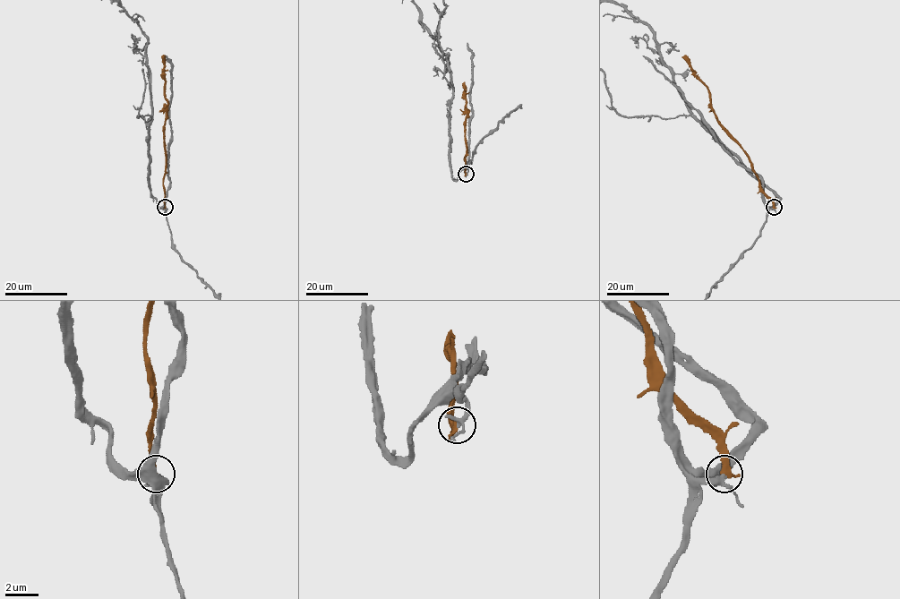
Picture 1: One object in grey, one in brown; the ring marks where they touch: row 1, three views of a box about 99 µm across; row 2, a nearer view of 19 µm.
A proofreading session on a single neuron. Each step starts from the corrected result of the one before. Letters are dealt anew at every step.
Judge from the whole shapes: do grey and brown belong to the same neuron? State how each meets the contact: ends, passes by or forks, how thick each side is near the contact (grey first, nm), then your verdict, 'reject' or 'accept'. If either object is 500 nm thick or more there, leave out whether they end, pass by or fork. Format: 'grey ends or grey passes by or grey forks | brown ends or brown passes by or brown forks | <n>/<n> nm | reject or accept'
grey passes by | brown ends | 260/320 nm | accept

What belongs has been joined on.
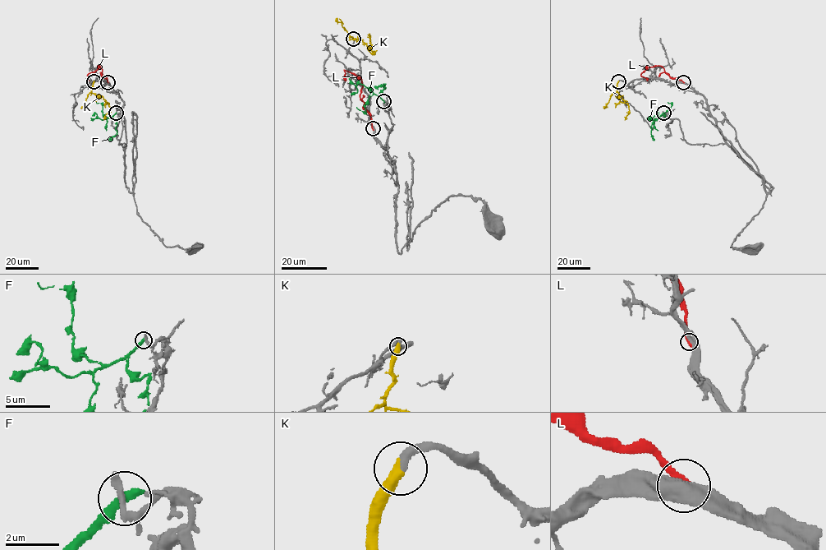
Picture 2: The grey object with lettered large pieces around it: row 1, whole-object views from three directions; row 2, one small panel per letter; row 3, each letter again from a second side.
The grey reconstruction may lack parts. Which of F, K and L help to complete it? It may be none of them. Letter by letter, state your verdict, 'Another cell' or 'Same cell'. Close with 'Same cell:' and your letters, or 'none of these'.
F: Another cell
K: Same cell
L: Another cell
Same cell: K

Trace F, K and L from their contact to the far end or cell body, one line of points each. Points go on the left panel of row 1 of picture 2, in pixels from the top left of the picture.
F: (116, 113), (108, 117), (103, 115), (101, 103), (96, 102)
K: (94, 81), (91, 92), (103, 97), (109, 108), (104, 119)
L: (107, 82), (99, 66), (87, 75), (89, 80)

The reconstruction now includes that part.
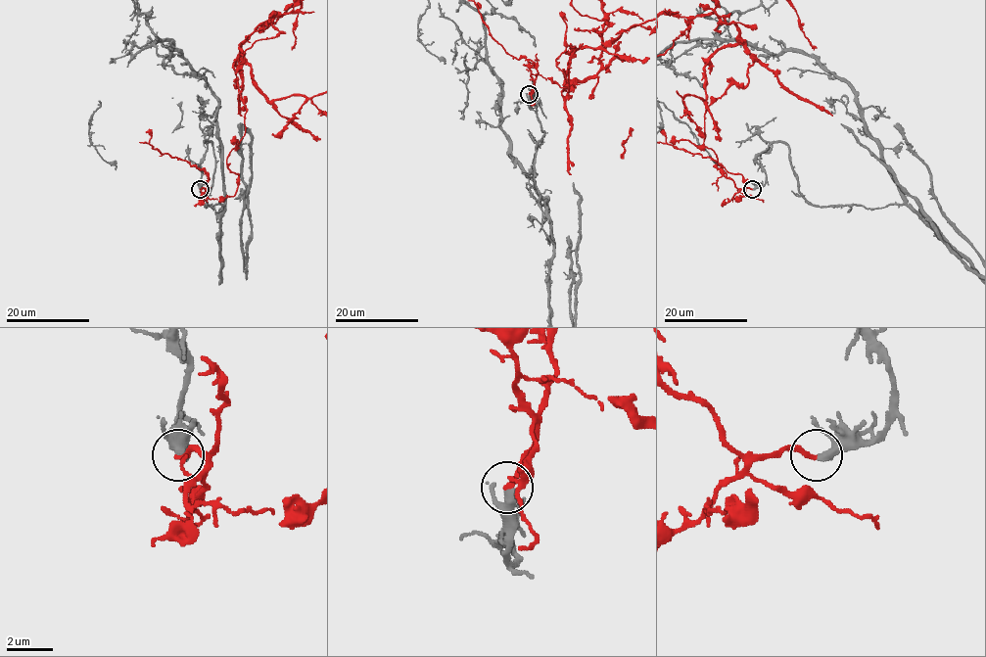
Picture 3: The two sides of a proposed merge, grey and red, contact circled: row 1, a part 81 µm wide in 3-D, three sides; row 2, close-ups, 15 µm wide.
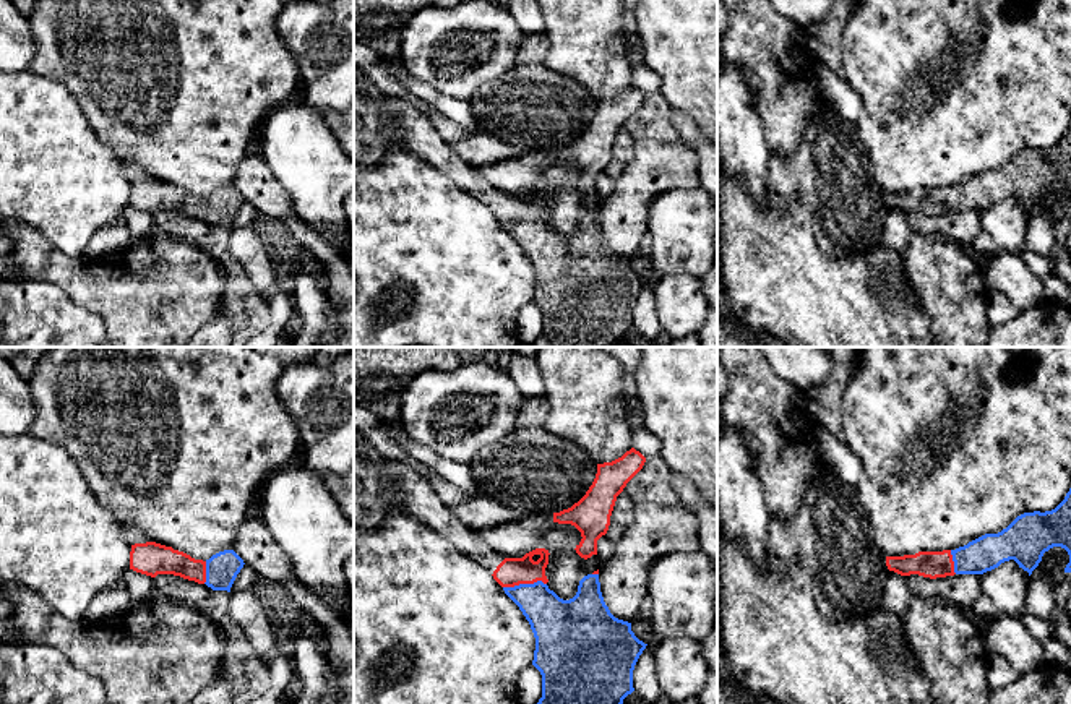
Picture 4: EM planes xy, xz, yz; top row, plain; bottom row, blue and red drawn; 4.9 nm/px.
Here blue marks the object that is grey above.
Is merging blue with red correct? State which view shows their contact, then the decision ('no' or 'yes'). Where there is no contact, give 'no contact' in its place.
xz | yes

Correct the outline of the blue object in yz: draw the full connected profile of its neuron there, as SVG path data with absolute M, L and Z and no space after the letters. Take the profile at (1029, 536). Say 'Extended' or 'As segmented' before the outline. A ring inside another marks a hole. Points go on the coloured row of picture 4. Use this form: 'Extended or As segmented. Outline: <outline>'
Extended. Outline: M1071 488L1055 509L1024 513L998 534L985 534L956 550L886 556L886 566L901 576L918 574L936 579L983 574L1014 560L1030 576L1043 553L1053 547L1068 552L1069 563L1065 573L1071 573Z

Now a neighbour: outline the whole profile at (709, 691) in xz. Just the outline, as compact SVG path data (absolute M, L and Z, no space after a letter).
M711 670L706 686L698 694L699 704L717 704L717 672Z

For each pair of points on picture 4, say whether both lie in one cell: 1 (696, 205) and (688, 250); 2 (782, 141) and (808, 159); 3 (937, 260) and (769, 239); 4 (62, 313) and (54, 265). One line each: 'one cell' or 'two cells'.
1: one cell
2: two cells
3: two cells
4: two cells

